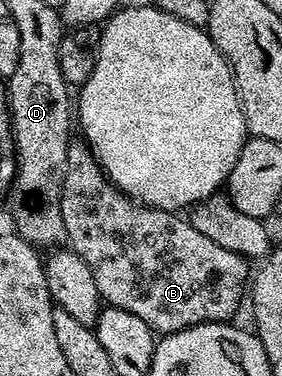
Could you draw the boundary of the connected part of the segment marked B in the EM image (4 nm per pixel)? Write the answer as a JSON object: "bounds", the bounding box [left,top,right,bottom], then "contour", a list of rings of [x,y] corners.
{"bounds":[60,144,248,335],"contour":[[[71,144],[70,150],[68,151],[66,174],[64,175],[64,183],[62,184],[60,211],[64,215],[66,241],[68,242],[69,248],[73,249],[76,255],[80,255],[80,259],[88,267],[88,271],[92,271],[92,279],[96,279],[98,294],[101,295],[103,302],[105,302],[107,306],[116,309],[132,311],[132,315],[140,315],[140,319],[144,319],[144,323],[148,323],[148,327],[154,330],[155,334],[165,335],[168,333],[175,333],[176,331],[187,329],[193,325],[229,322],[231,318],[233,318],[230,316],[237,311],[238,304],[244,301],[244,286],[248,281],[248,273],[246,277],[247,258],[242,257],[238,253],[228,251],[224,247],[220,247],[220,243],[212,243],[212,239],[208,239],[208,235],[200,235],[200,231],[196,231],[196,227],[192,227],[185,216],[179,215],[178,213],[169,213],[163,209],[153,209],[147,205],[141,205],[140,202],[134,201],[130,197],[127,197],[126,194],[121,193],[121,191],[106,178],[106,174],[102,172],[98,161],[85,144]]]}

